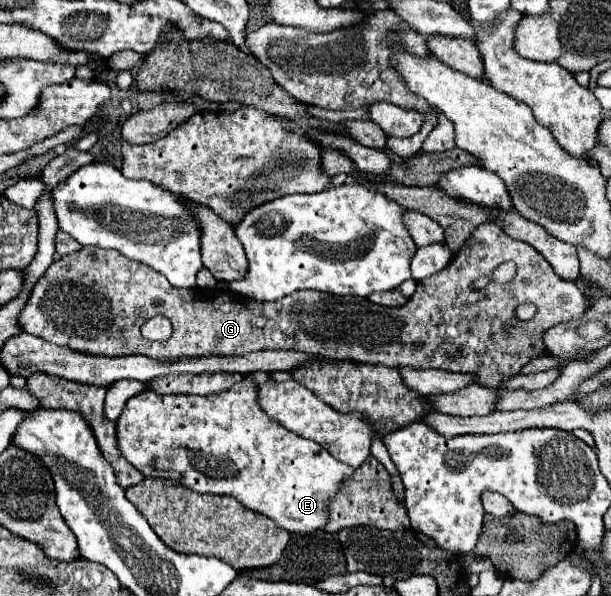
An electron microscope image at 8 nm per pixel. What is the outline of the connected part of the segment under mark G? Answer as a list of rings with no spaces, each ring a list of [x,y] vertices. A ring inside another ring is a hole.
[[[481,224],[481,228],[477,228],[477,232],[473,232],[473,236],[469,238],[469,244],[465,244],[465,248],[451,260],[451,264],[441,270],[439,274],[431,276],[431,278],[425,278],[421,282],[417,282],[417,290],[415,294],[399,308],[385,308],[385,306],[377,306],[373,302],[369,302],[367,298],[359,298],[359,296],[333,296],[333,294],[323,294],[323,292],[317,292],[317,290],[297,290],[281,300],[273,300],[273,302],[257,302],[257,300],[249,300],[245,296],[239,296],[239,294],[233,294],[231,290],[209,290],[209,288],[191,288],[191,290],[183,290],[183,288],[175,288],[169,284],[169,280],[155,272],[153,268],[149,268],[147,264],[141,264],[141,262],[135,262],[135,260],[129,260],[127,256],[119,254],[117,250],[101,250],[97,246],[85,246],[81,248],[79,252],[73,252],[73,254],[67,254],[67,256],[61,256],[57,262],[53,262],[49,266],[49,270],[39,278],[39,282],[35,284],[33,288],[33,294],[27,302],[27,306],[23,308],[21,316],[19,316],[19,324],[25,332],[33,334],[33,336],[41,336],[43,340],[49,340],[57,346],[69,346],[73,350],[79,350],[79,352],[93,352],[93,354],[99,354],[99,356],[129,356],[129,354],[143,354],[143,356],[153,356],[155,360],[181,360],[185,356],[205,356],[205,354],[223,354],[223,356],[229,356],[229,354],[247,354],[247,352],[255,352],[255,350],[295,350],[295,352],[305,352],[305,354],[319,354],[323,358],[333,358],[333,360],[355,360],[355,362],[367,362],[367,364],[385,364],[385,366],[393,366],[393,368],[399,368],[399,366],[411,366],[411,368],[441,368],[441,370],[449,370],[449,372],[461,372],[461,374],[473,374],[475,376],[475,382],[479,386],[485,386],[485,388],[493,388],[493,390],[499,390],[503,386],[503,382],[509,380],[509,376],[517,376],[517,372],[525,366],[525,362],[541,356],[545,352],[545,344],[543,344],[543,330],[545,328],[551,328],[553,324],[557,322],[563,322],[563,320],[571,320],[571,318],[581,318],[585,314],[585,310],[589,308],[585,296],[581,294],[581,290],[573,284],[573,282],[567,282],[567,280],[561,280],[553,268],[549,268],[549,262],[533,248],[529,246],[527,242],[521,242],[521,240],[513,240],[511,236],[507,236],[501,228],[497,228],[497,224]],[[507,260],[513,260],[517,264],[517,276],[513,282],[509,284],[491,284],[485,288],[485,290],[473,290],[473,282],[481,276],[491,276],[493,268],[497,268],[499,264],[507,262]],[[517,304],[535,304],[537,306],[537,314],[527,320],[527,322],[521,322],[515,316],[515,308]],[[157,314],[163,314],[167,316],[171,322],[173,322],[173,328],[175,328],[175,336],[171,336],[169,340],[165,342],[151,342],[151,340],[145,340],[141,336],[141,326],[157,316]]]

